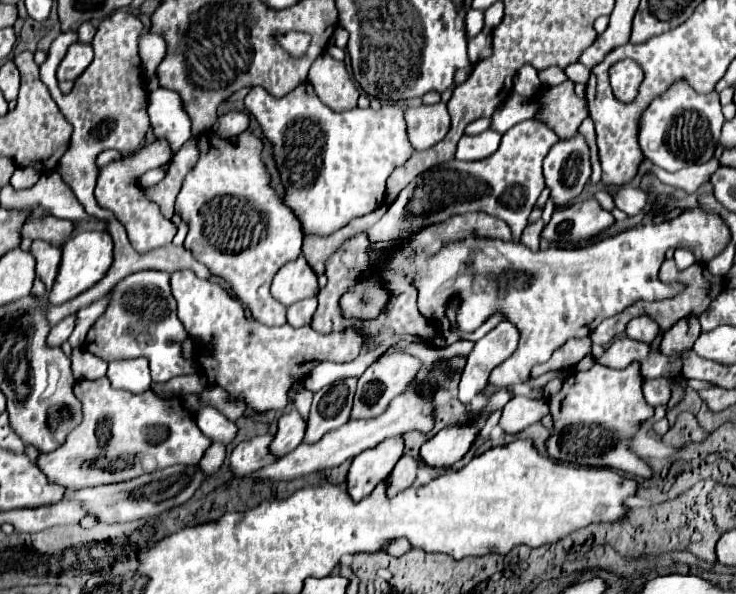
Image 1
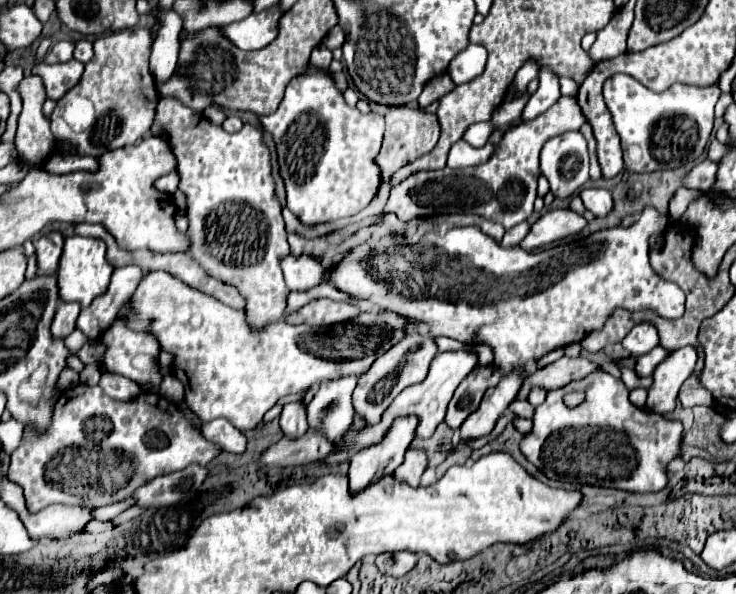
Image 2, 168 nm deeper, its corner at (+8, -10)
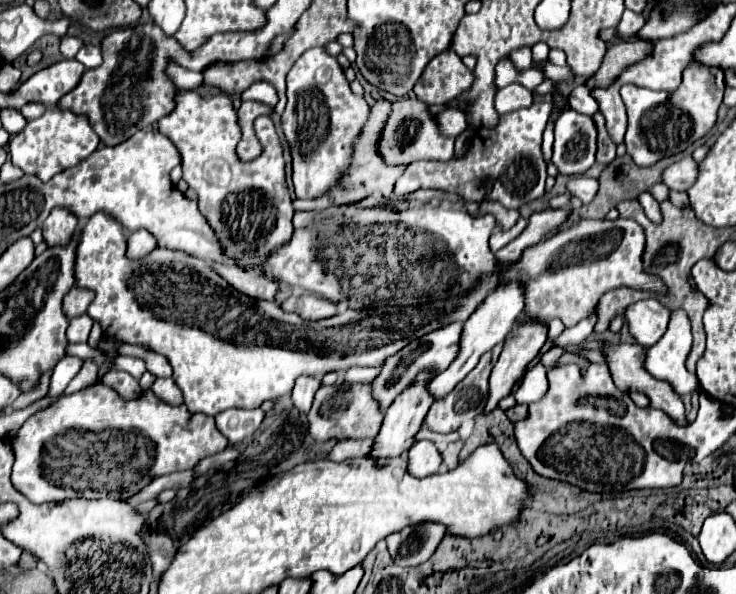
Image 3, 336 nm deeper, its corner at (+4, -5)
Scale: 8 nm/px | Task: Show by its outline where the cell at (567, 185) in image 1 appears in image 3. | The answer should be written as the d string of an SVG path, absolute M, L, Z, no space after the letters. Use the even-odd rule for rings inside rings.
M566 108L554 128L554 166L564 176L578 176L594 164L594 154L596 126L592 118Z

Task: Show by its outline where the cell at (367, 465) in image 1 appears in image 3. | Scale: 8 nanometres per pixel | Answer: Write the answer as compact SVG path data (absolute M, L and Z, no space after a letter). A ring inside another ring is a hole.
M420 374L418 380L392 402L392 406L386 410L382 428L380 428L378 436L374 438L374 446L372 446L370 454L368 454L368 458L372 458L372 460L398 458L398 456L402 456L404 452L408 452L414 446L414 438L420 432L420 428L424 424L424 418L426 418L426 414L428 414L428 410L432 406L432 396L426 390L426 384L430 382L430 378L432 378L432 374Z

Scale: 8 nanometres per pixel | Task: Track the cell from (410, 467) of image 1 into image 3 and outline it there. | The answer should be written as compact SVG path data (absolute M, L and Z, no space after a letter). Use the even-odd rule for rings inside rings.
M420 440L408 452L408 472L416 478L426 478L438 472L442 456L438 454L434 442Z

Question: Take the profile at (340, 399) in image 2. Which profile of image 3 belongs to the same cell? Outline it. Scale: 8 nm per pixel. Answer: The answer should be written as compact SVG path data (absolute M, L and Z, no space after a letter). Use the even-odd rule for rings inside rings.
M350 368L344 376L344 384L358 384L358 382L372 382L380 368Z

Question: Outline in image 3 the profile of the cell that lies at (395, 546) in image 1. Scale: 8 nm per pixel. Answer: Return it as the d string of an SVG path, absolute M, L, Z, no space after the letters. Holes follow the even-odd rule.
M426 522L422 526L410 526L408 530L390 534L386 538L386 544L392 560L398 566L418 566L434 554L444 534L446 534L444 526Z

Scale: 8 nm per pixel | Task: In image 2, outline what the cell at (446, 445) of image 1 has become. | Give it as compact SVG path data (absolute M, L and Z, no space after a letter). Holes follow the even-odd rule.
M518 369L518 371L512 371L510 375L504 375L504 379L498 383L498 387L490 387L490 391L486 391L480 407L460 427L462 443L466 439L490 435L500 413L516 399L518 387L522 387L522 379L524 379L522 369Z

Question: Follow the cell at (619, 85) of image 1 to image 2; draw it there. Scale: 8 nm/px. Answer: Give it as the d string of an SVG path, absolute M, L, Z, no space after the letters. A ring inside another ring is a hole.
M612 75L604 83L604 99L622 139L626 169L630 173L650 173L676 169L698 159L710 139L714 127L714 105L720 93L718 85L694 87L682 83L672 85L664 93L654 93L630 75Z

